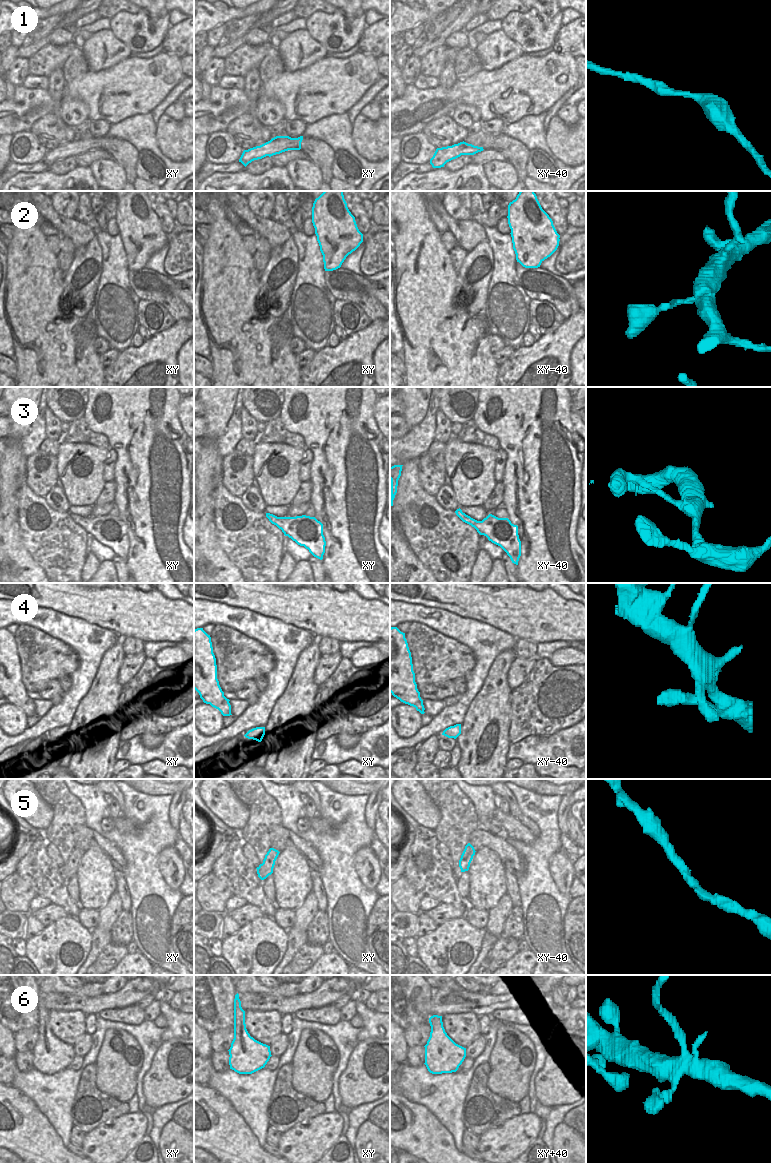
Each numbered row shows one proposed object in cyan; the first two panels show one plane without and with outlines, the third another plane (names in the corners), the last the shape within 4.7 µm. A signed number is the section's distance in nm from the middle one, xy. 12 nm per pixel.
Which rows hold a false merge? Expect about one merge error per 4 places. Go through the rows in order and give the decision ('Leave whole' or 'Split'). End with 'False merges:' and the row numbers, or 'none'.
1: Leave whole
2: Leave whole
3: Leave whole
4: Leave whole
5: Leave whole
6: Leave whole
False merges: none

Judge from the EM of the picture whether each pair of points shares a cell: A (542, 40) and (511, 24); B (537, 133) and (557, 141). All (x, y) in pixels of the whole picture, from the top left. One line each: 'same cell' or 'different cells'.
A: same cell
B: different cells

